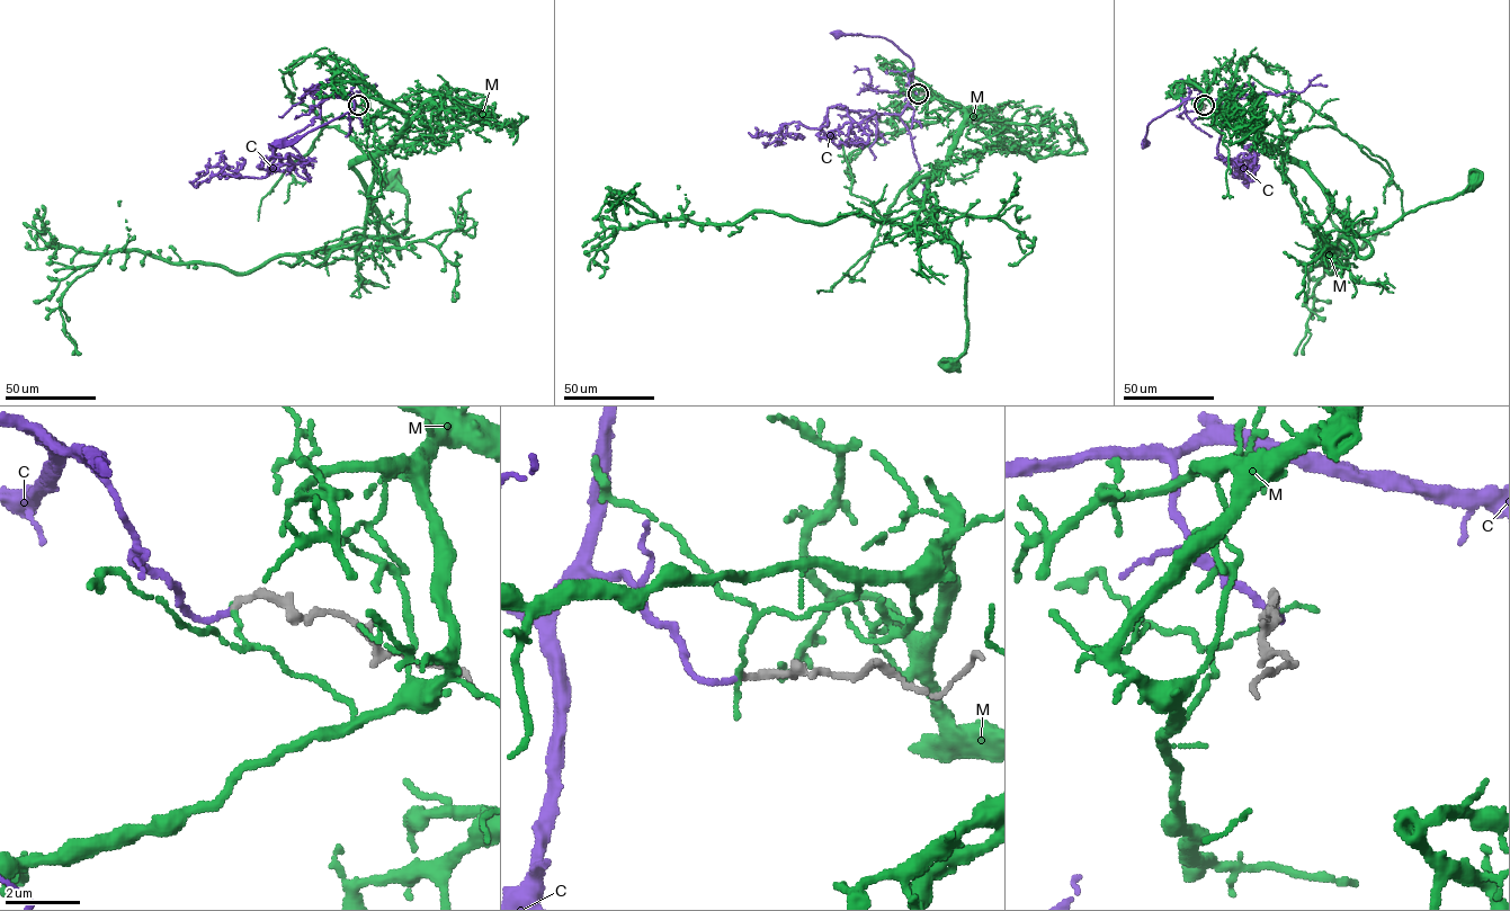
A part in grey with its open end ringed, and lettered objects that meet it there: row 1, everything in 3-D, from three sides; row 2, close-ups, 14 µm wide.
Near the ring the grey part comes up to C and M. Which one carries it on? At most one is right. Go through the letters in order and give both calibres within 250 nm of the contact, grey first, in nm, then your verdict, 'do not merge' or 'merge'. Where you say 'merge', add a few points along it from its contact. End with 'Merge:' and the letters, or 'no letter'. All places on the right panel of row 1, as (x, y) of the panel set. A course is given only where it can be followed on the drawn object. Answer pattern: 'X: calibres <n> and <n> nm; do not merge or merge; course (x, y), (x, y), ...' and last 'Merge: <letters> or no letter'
C: calibres 200 and 140 nm; merge; course (1204, 105), (1199, 98), (1186, 99), (1152, 121), (1147, 125), (1144, 144)
M: calibres 200 and 140 nm; do not merge
Merge: C

